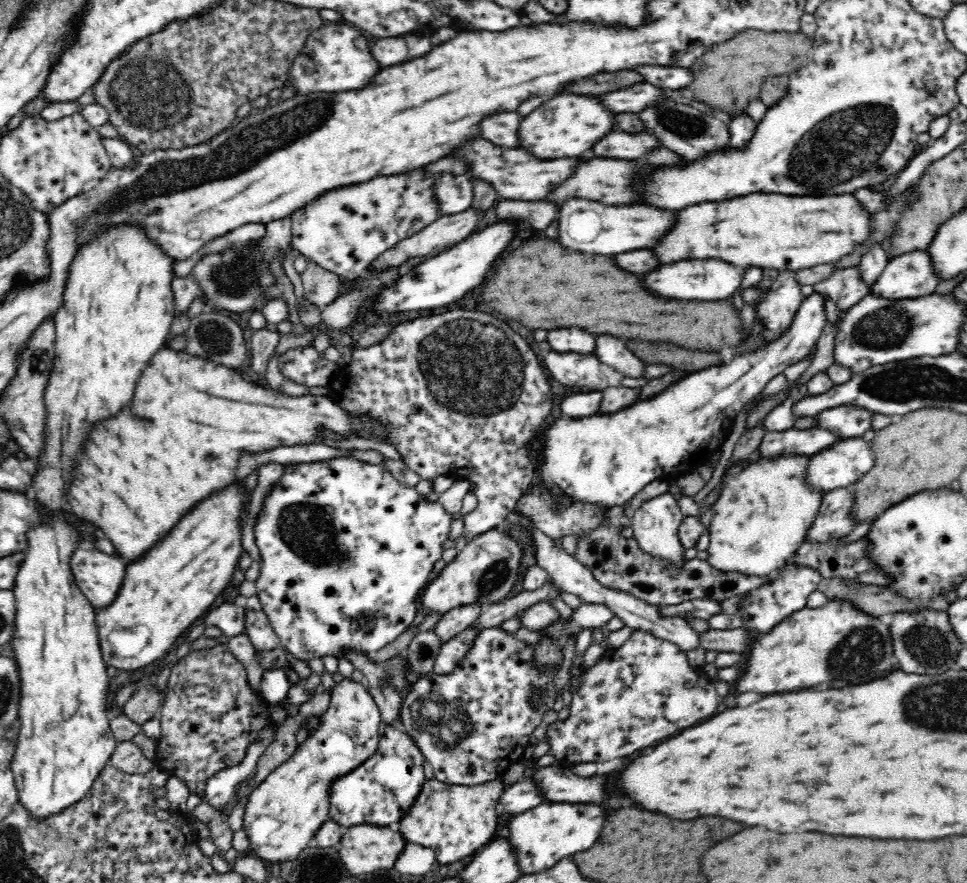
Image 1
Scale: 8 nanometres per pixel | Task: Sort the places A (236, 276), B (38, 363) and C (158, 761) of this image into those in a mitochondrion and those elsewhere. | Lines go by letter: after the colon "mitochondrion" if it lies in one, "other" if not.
A: mitochondrion
B: mitochondrion
C: other

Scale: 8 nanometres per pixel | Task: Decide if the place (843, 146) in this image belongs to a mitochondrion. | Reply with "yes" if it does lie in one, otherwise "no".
yes

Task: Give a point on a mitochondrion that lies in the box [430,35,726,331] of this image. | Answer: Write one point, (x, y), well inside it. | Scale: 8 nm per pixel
(683, 125)

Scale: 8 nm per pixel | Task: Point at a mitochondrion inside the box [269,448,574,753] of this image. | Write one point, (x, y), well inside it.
(313, 531)

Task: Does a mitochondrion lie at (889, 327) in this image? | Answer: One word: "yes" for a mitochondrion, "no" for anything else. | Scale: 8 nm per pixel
yes

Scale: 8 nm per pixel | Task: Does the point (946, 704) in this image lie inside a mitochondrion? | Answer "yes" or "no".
yes

